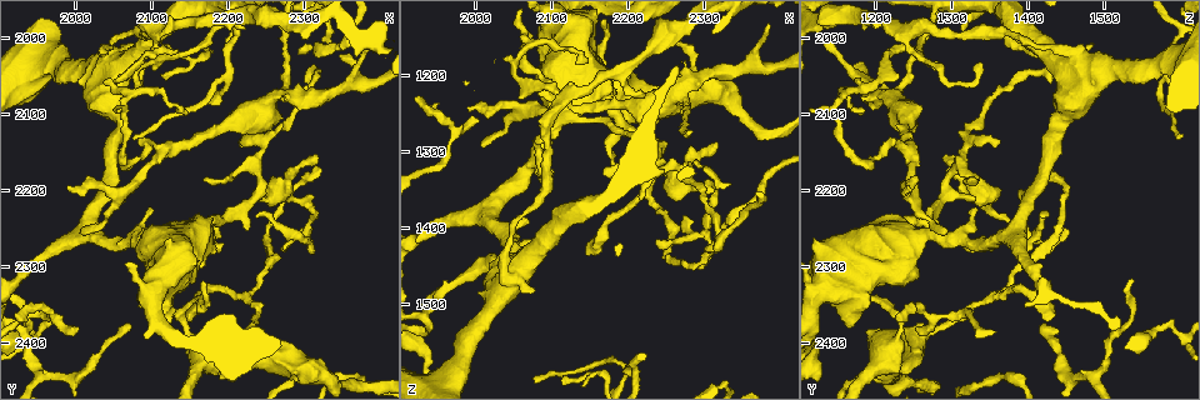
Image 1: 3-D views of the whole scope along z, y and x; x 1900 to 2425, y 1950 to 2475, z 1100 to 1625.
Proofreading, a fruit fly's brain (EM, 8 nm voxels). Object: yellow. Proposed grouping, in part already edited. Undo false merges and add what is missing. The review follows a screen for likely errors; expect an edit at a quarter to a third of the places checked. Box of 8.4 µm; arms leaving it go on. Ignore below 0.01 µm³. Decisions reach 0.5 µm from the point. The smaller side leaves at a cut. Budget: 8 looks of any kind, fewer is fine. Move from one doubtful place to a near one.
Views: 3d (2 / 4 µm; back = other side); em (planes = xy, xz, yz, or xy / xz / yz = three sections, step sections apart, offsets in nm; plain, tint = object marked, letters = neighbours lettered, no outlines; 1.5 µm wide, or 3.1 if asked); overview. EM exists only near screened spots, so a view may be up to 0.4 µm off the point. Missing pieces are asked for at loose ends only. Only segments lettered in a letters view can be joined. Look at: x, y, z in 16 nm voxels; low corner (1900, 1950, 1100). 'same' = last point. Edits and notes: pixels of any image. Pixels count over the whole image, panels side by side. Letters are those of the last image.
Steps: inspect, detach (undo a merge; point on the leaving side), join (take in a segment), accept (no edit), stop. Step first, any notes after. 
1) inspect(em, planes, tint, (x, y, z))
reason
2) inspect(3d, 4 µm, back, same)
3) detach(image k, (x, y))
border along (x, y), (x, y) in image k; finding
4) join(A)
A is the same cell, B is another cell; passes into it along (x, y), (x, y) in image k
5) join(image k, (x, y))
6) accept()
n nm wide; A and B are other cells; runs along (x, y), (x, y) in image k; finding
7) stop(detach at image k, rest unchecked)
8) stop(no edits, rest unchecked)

inspect(3d, 2 µm, (2220, 1990, 1220))
tapers out

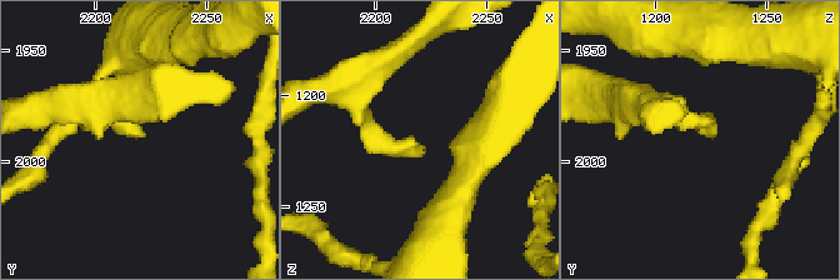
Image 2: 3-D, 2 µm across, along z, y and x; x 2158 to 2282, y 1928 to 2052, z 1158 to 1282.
inspect(em, yz, step 8, tint, (2223, 1987, 1224))
need the tissue

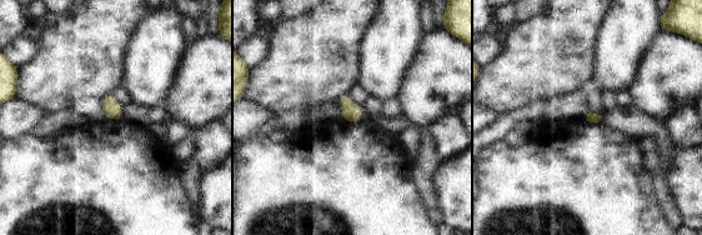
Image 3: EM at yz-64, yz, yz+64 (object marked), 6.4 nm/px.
inspect(em, planes, letters, same)

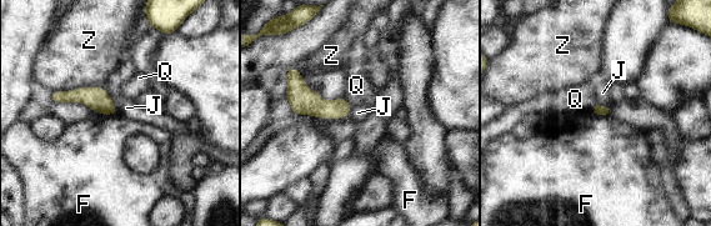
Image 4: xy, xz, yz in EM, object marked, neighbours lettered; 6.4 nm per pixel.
accept()
F, J, Q and Z are other cells; runs along (54, 95), (93, 96), (113, 110) in image 4; no lettered segment goes on from it

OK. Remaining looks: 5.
inspect(em, 3.1 µm, planes, tint, (2145, 2380, 1235))
sudden change in width

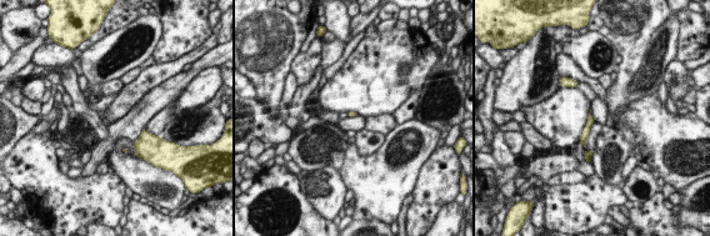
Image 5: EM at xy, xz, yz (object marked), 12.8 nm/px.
inspect(em, 3.1 µm, planes, letters, same)
see the neighbours

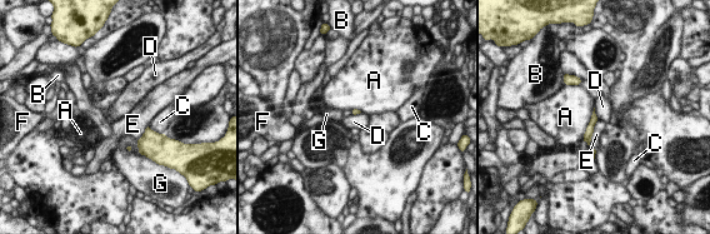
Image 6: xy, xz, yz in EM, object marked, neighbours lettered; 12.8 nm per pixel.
accept()
A, B, C, D, E, F and G are other cells; border along (594, 108), (599, 118) in image 6; one neuron here

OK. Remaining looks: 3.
inspect(em, planes, letters, (2320, 2165, 1290))
branch stops here

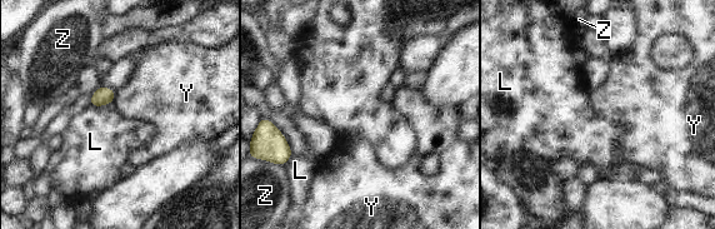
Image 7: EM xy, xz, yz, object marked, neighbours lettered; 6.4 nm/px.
accept()
120 nm wide; L, Y and Z are other cells; border along (114, 90), (115, 100) in image 7; no lettered segment goes on from it

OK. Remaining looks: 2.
stop(no edits, rest unchecked)

